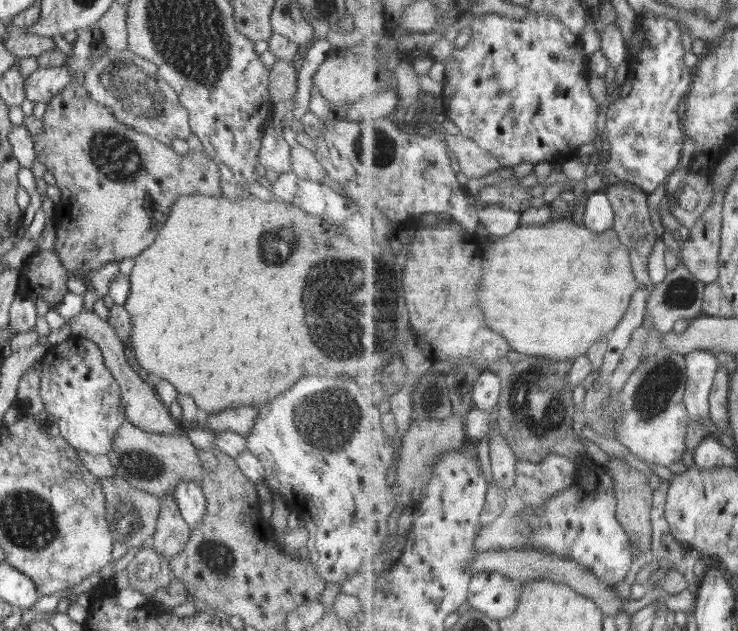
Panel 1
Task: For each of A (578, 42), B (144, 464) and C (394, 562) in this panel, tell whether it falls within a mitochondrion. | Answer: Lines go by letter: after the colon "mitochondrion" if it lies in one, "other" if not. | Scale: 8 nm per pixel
A: other
B: mitochondrion
C: other

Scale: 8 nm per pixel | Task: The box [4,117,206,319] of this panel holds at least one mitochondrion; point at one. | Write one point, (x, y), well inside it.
(116, 156)

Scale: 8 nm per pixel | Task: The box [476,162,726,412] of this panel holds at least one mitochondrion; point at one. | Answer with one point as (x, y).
(682, 293)

